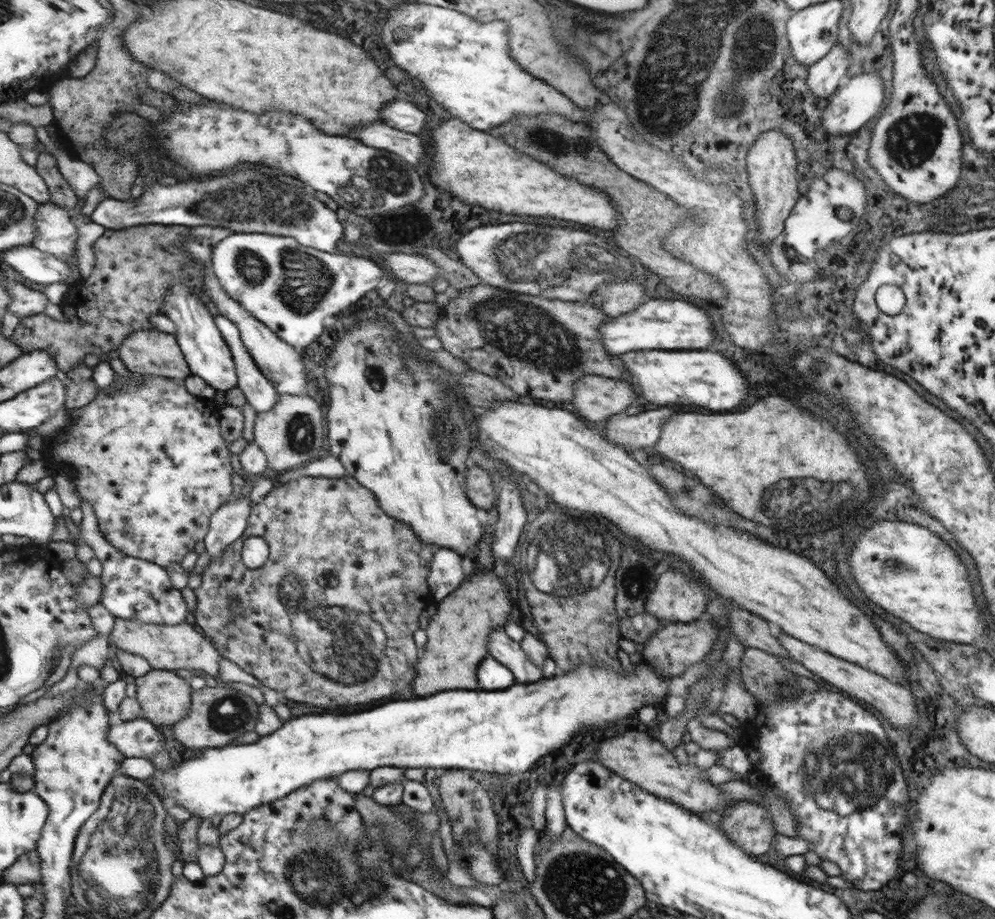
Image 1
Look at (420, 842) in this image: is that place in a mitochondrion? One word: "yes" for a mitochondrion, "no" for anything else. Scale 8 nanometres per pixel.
yes

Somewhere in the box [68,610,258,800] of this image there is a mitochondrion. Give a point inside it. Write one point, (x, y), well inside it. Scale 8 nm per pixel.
(230, 714)

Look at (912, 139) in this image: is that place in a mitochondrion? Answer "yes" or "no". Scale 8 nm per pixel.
yes

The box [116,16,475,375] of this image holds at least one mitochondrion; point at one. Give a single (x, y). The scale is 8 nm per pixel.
(246, 199)

